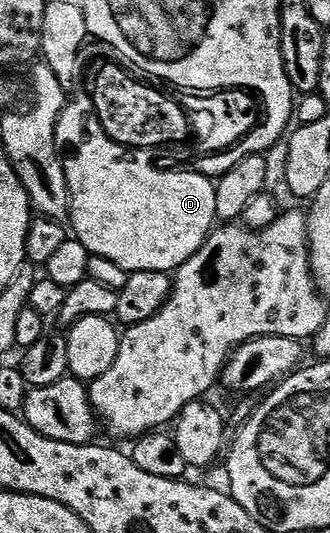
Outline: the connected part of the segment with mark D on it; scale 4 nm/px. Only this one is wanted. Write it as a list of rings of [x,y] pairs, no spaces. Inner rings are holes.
[[[88,94],[81,95],[78,99],[70,98],[65,104],[63,113],[57,118],[57,132],[55,133],[55,141],[57,142],[57,152],[61,154],[61,164],[65,170],[67,177],[67,189],[69,190],[69,219],[71,220],[71,231],[77,240],[82,243],[90,255],[98,255],[99,257],[107,257],[107,261],[115,261],[115,265],[119,265],[123,270],[130,273],[135,271],[163,271],[166,273],[176,272],[178,267],[182,267],[186,261],[193,256],[201,246],[205,244],[205,240],[209,238],[214,230],[215,224],[218,222],[215,213],[215,183],[208,175],[200,175],[192,169],[184,169],[185,171],[160,171],[157,167],[152,167],[145,159],[136,159],[134,152],[123,144],[116,143],[101,128],[99,117],[96,115],[95,105],[89,107],[92,98]]]

